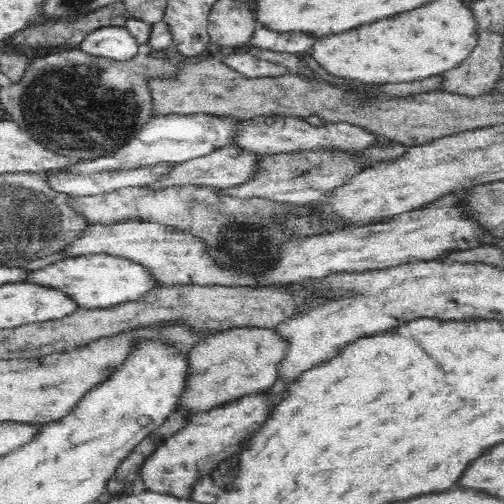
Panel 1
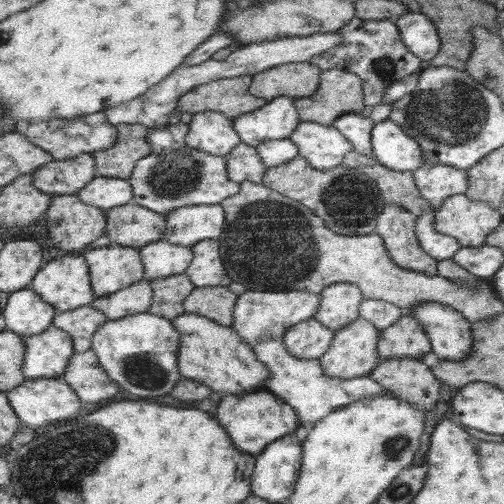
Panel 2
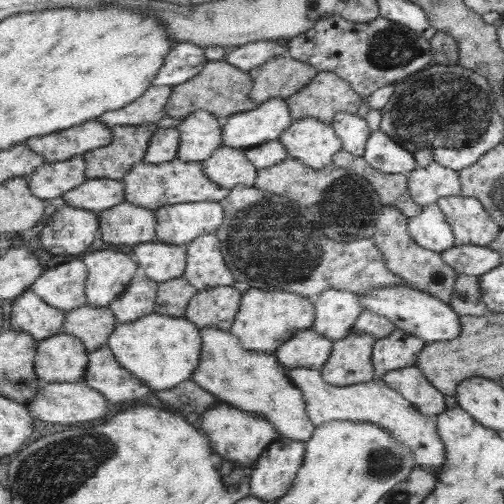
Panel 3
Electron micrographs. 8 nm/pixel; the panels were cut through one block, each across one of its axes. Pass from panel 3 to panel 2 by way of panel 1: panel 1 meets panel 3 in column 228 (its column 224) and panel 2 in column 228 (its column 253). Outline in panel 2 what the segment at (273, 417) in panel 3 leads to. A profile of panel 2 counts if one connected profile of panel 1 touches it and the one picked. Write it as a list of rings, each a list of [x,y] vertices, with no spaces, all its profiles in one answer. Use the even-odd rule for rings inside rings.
[[[183,314],[175,322],[175,328],[183,332],[183,346],[179,350],[179,368],[183,378],[191,378],[201,382],[203,386],[211,388],[213,392],[219,392],[223,396],[227,394],[249,394],[267,390],[267,380],[271,378],[271,370],[259,362],[253,348],[245,344],[237,332],[231,328],[223,328],[215,324],[215,320],[209,320],[199,314]]]

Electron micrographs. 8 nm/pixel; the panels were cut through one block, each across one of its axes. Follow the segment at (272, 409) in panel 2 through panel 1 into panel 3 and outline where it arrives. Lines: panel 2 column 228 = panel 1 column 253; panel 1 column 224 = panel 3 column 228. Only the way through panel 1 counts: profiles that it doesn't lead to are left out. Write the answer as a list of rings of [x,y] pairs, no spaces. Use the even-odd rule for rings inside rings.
[[[215,404],[207,412],[201,414],[201,430],[211,438],[211,448],[221,456],[227,458],[233,464],[239,466],[253,466],[253,462],[267,450],[267,446],[277,438],[277,432],[273,424],[265,422],[263,418],[251,416],[245,410],[231,408],[227,404]]]

